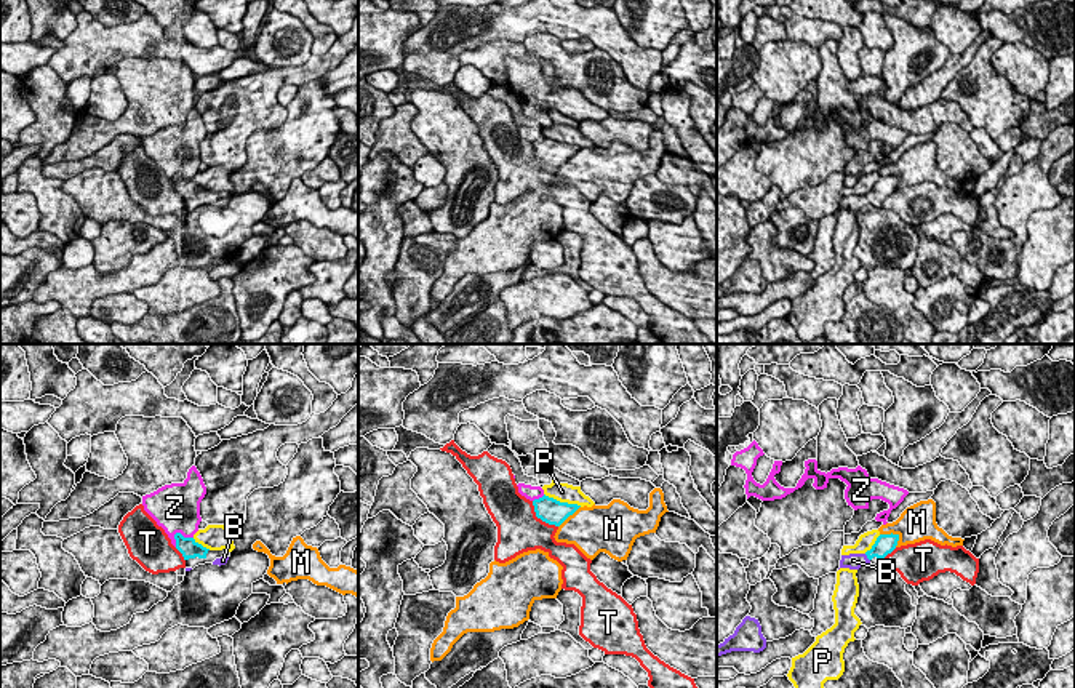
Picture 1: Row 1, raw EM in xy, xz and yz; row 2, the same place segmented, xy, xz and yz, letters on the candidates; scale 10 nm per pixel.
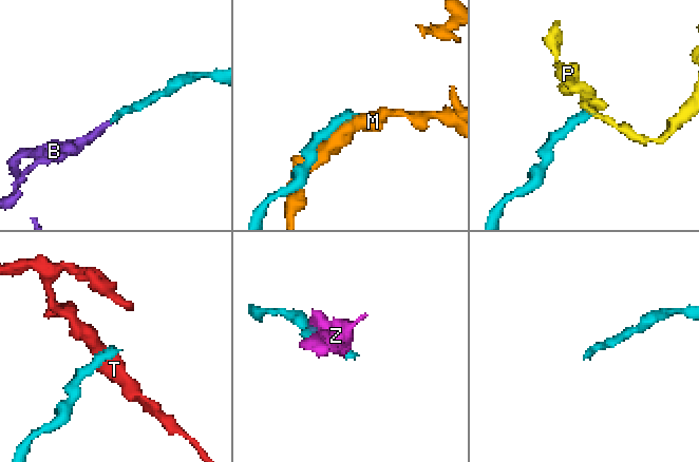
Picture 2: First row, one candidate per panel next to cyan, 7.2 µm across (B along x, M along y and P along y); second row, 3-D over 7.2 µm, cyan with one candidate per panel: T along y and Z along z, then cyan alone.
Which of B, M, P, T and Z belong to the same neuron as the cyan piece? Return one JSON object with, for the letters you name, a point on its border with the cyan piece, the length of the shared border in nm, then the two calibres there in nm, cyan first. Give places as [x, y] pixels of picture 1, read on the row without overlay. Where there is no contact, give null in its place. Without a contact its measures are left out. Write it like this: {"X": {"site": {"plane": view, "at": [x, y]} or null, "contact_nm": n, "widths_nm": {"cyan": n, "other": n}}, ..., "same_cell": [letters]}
{"B": {"site": {"plane": "yz", "at": [867, 199]}, "contact_nm": 100, "widths_nm": {"cyan": 200, "other": 160}}, "same_cell": ["B"]}

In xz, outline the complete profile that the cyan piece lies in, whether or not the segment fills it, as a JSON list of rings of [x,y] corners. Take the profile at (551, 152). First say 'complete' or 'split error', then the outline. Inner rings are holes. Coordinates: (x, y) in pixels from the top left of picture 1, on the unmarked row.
complete | [[[542,138],[533,142],[536,158],[549,166],[560,168],[569,157],[573,157],[581,147],[560,144],[553,139]]]

